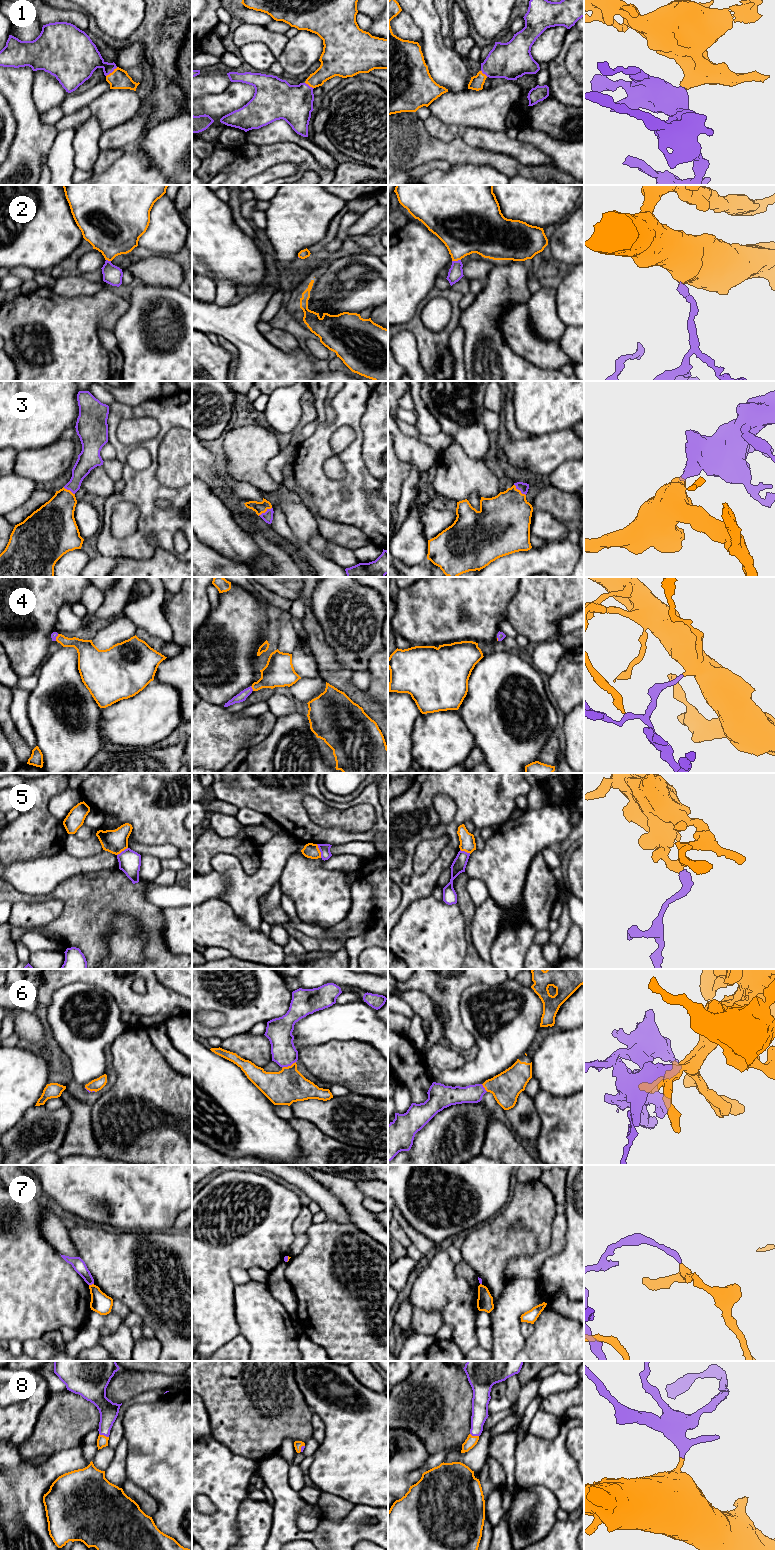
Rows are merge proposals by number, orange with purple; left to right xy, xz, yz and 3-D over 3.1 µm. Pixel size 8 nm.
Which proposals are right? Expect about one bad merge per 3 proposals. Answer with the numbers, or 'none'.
1, 2, 3, 4, 6, 8

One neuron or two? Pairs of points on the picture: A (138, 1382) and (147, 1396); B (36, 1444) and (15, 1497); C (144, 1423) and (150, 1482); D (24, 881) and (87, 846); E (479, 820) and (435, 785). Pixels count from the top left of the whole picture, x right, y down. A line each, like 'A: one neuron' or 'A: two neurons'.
A: two neurons
B: two neurons
C: one neuron
D: two neurons
E: one neuron

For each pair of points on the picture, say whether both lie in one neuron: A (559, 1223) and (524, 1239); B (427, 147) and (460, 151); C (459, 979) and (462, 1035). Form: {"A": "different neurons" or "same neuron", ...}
{"A": "different neurons", "B": "same neuron", "C": "same neuron"}

